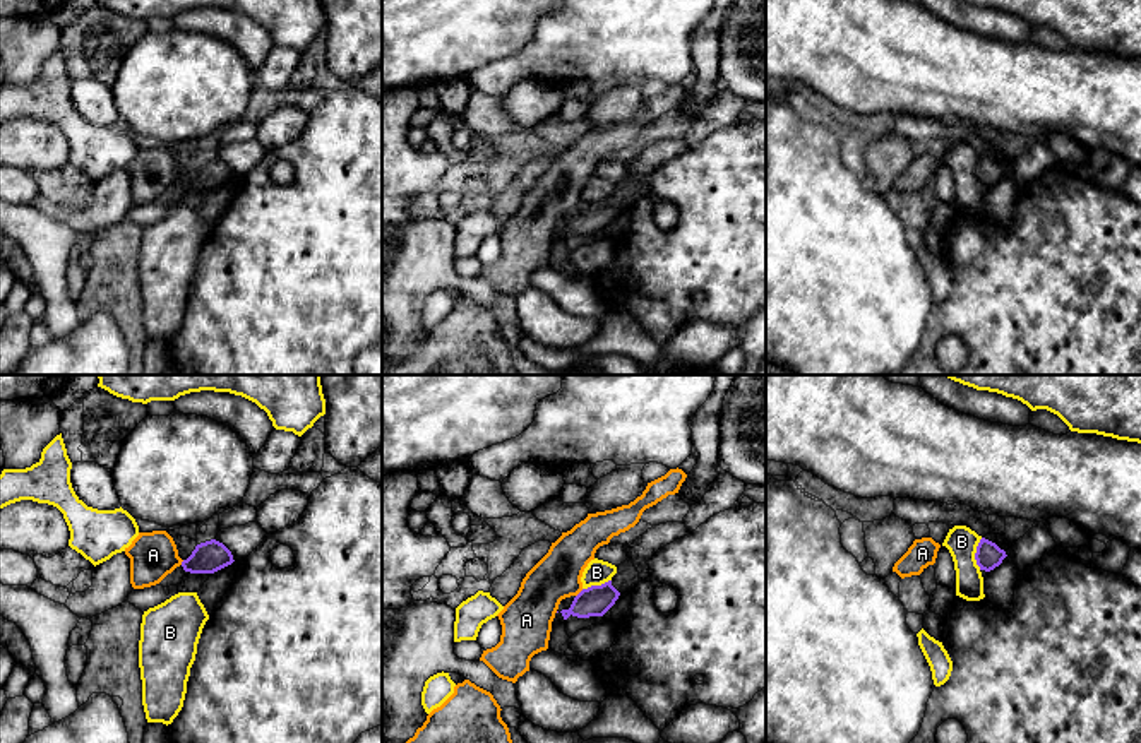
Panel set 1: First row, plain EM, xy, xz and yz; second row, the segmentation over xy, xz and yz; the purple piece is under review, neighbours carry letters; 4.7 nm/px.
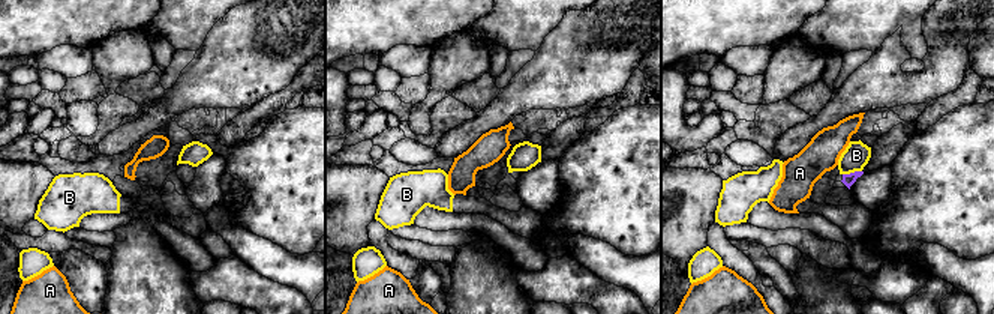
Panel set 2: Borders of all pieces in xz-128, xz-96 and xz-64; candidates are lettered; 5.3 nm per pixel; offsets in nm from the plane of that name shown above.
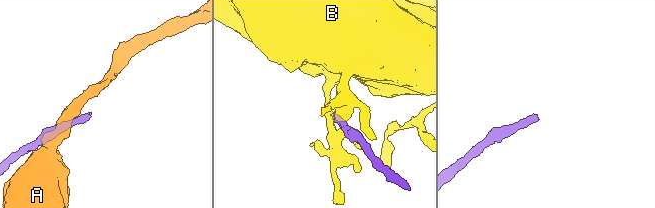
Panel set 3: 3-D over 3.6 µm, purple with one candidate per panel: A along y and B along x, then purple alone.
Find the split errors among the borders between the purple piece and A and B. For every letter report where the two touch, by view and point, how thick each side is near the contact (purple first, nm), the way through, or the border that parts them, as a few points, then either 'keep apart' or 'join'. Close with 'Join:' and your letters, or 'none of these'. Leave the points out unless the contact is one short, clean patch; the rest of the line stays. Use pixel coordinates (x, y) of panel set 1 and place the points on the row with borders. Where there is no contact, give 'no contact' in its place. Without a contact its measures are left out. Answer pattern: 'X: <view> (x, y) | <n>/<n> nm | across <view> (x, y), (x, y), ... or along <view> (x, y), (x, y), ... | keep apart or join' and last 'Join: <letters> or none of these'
A: xz (579, 593) | 140/220 nm | keep apart
B: yz (975, 553) | 120/150 nm | keep apart
Join: none of these

